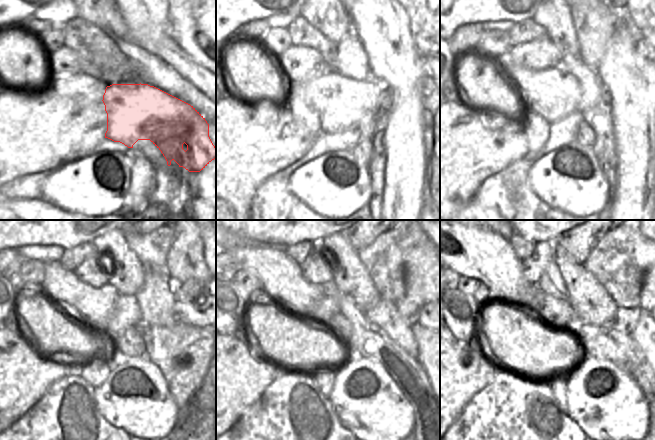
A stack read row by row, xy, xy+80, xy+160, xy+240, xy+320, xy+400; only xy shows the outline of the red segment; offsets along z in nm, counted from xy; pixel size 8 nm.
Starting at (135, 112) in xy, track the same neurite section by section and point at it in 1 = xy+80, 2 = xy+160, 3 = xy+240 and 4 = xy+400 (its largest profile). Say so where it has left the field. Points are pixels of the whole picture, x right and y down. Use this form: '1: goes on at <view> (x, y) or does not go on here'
1: goes on at xy+80 (341, 103)
2: goes on at xy+160 (554, 94)
3: goes on at xy+240 (93, 305)
4: goes on at xy+400 (472, 251)

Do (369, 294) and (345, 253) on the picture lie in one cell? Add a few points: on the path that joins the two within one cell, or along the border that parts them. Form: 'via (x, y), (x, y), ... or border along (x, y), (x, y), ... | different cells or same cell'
via (359, 284), (350, 275), (346, 263) | same cell

